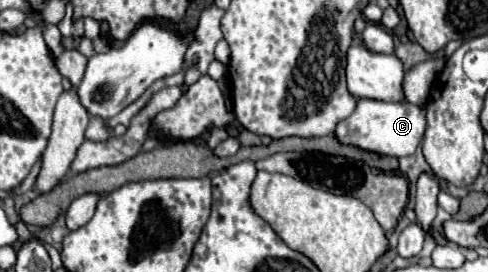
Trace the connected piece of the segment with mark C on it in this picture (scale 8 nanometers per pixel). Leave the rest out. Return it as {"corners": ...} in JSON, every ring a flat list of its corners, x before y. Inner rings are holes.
{"corners":[[359,99,355,113,351,113,351,117,343,119,337,125,335,135,345,145,357,145,361,149,375,151,381,155,391,155,391,157,405,157,415,153,415,149,423,139,425,127,427,127,425,107,421,105,411,105,407,101,387,103,375,99]]}

